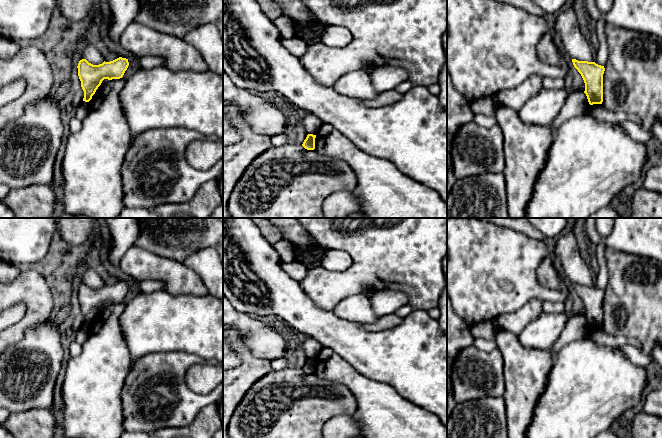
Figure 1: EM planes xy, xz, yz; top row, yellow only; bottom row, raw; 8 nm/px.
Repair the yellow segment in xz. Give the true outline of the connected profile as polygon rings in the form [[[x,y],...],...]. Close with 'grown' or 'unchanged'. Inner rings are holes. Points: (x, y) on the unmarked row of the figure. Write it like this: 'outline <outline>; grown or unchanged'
outline [[[308,358],[302,370],[307,374],[314,374],[315,373],[315,362],[316,362],[316,359]]]; unchanged

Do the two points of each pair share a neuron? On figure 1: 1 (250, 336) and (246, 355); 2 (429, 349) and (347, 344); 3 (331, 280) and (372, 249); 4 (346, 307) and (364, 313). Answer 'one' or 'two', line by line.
1: two
2: one
3: one
4: one

